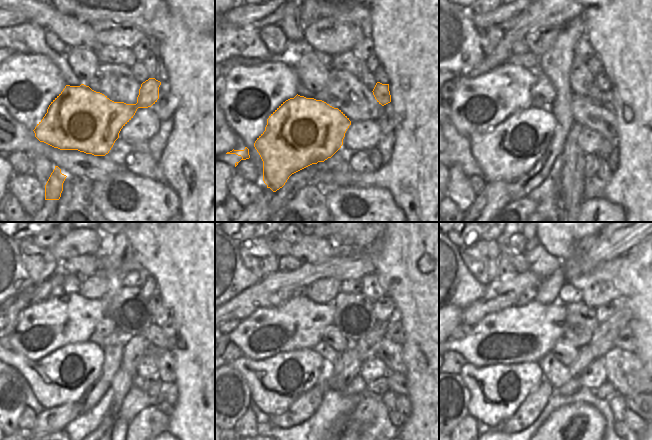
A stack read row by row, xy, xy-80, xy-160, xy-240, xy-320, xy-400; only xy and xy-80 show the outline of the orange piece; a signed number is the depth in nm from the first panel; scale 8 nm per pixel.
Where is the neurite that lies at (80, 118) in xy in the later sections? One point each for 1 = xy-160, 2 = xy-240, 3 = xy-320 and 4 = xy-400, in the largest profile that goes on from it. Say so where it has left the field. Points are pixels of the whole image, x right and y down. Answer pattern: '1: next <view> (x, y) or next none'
1: next xy-160 (509, 150)
2: next xy-240 (63, 376)
3: next xy-320 (275, 383)
4: next xy-400 (497, 391)

